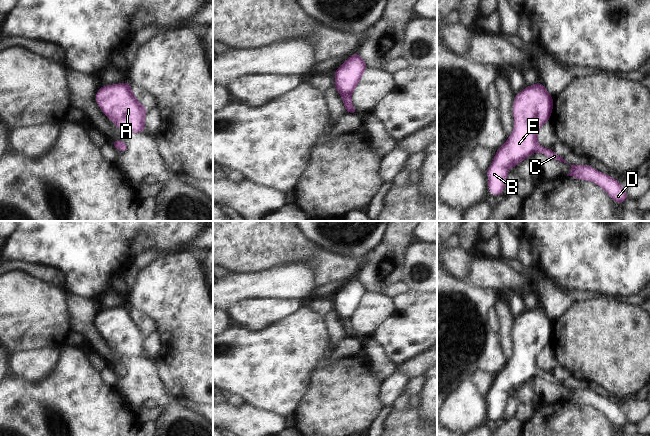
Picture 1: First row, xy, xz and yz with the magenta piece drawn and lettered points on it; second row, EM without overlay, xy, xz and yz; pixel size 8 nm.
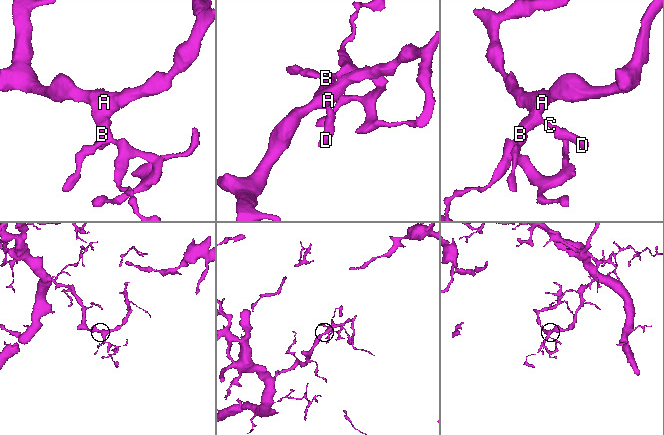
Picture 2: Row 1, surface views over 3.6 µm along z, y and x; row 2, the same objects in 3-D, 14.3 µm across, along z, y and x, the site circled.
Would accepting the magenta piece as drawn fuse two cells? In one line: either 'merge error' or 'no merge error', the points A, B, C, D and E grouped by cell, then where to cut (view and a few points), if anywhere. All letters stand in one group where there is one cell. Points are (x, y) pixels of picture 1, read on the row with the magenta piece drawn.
no merge error | A B C D E | no cut

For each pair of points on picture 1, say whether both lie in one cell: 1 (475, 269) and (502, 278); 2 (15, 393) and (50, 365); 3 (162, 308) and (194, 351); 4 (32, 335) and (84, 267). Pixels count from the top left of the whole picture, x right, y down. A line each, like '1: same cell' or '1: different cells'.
1: same cell
2: different cells
3: same cell
4: different cells

